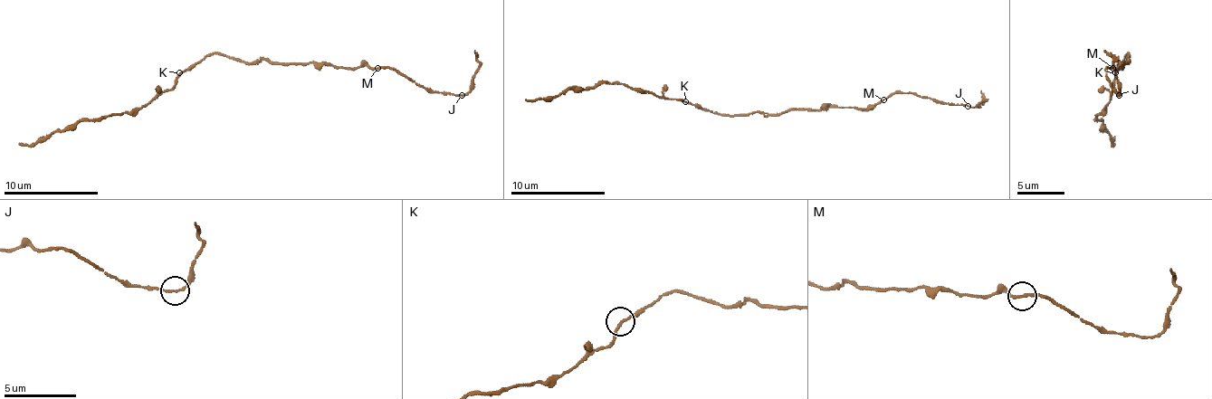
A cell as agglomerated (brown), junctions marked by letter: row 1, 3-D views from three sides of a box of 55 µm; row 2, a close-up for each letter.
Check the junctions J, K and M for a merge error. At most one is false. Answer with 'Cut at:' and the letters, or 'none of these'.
Cut at: J

